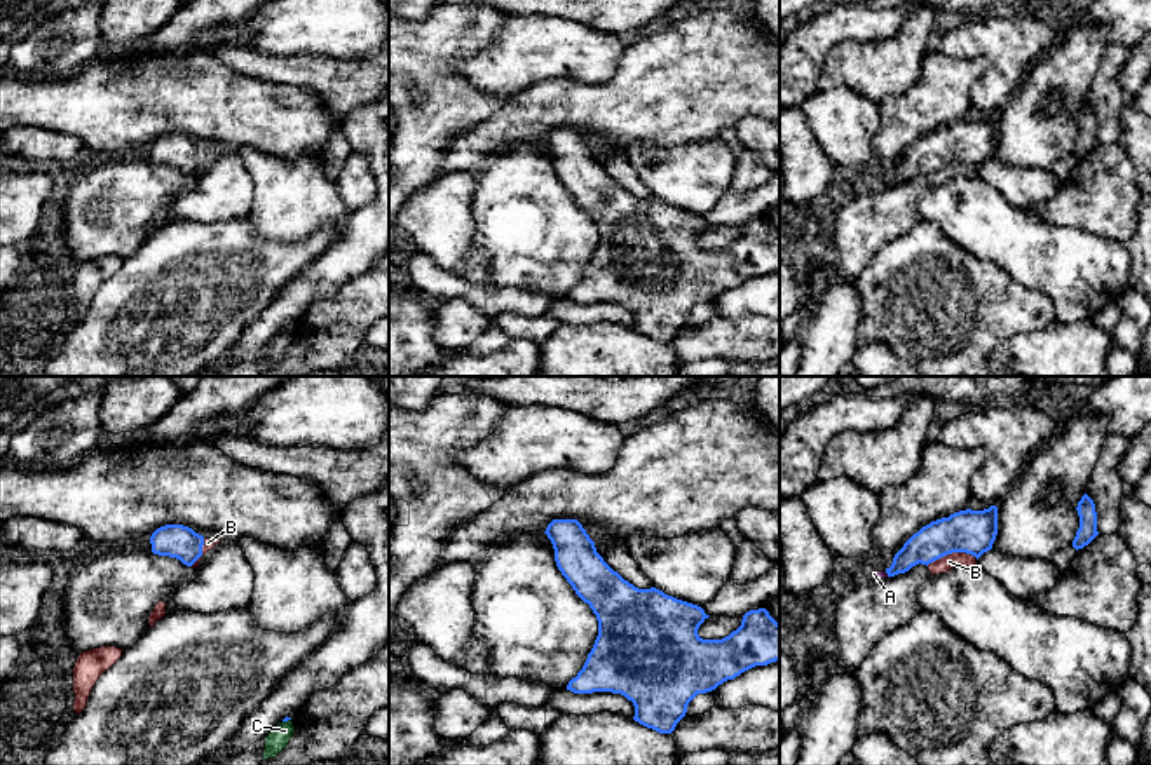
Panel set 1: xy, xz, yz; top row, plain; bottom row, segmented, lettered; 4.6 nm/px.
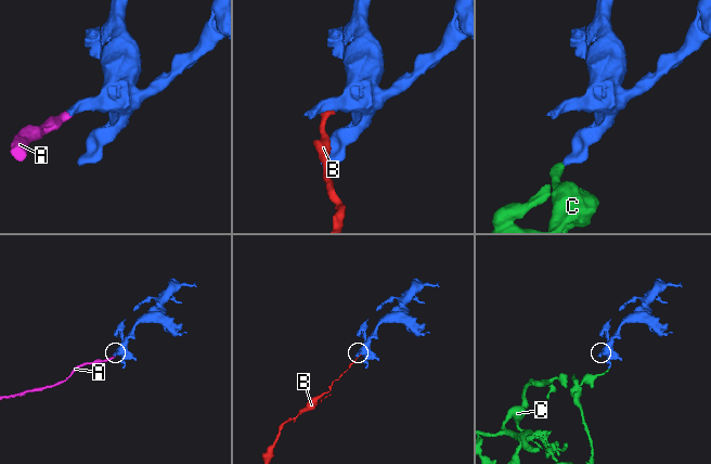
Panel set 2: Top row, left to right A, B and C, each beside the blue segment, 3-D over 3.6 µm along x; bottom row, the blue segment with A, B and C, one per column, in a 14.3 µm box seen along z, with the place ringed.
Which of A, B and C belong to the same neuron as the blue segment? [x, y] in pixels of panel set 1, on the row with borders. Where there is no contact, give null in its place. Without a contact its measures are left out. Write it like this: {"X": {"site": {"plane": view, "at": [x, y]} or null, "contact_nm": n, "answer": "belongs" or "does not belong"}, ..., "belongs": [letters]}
{"A": {"site": {"plane": "yz", "at": [886, 572]}, "contact_nm": 30, "answer": "belongs"}, "B": {"site": {"plane": "yz", "at": [951, 553]}, "contact_nm": 240, "answer": "does not belong"}, "C": {"site": {"plane": "xy", "at": [286, 720]}, "contact_nm": 40, "answer": "does not belong"}, "belongs": ["A"]}

